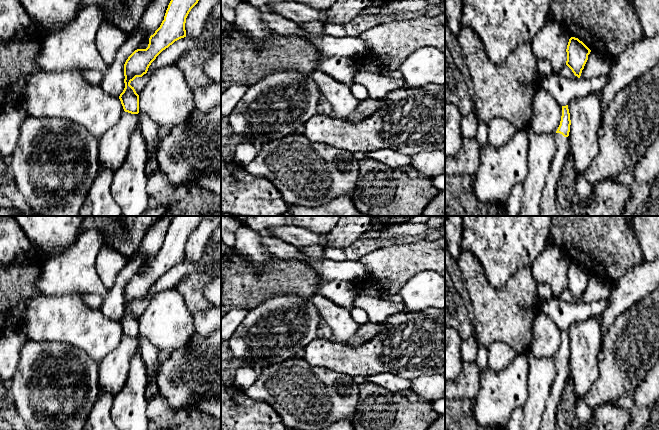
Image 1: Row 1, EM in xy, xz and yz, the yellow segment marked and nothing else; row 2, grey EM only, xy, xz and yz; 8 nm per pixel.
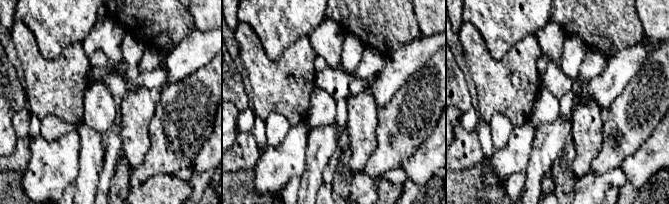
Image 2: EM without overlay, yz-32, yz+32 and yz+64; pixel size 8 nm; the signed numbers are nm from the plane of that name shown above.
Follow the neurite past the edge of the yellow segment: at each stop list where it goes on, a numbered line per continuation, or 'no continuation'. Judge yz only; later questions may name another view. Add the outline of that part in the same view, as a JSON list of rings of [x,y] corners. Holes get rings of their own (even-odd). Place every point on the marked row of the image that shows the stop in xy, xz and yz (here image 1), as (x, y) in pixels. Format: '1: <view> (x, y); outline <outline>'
1: yz (549, 204); outline [[[555,133],[555,141],[557,149],[551,164],[551,169],[547,174],[547,183],[543,190],[541,216],[561,216],[556,195],[556,186],[570,150],[568,137],[564,137],[560,133]]]

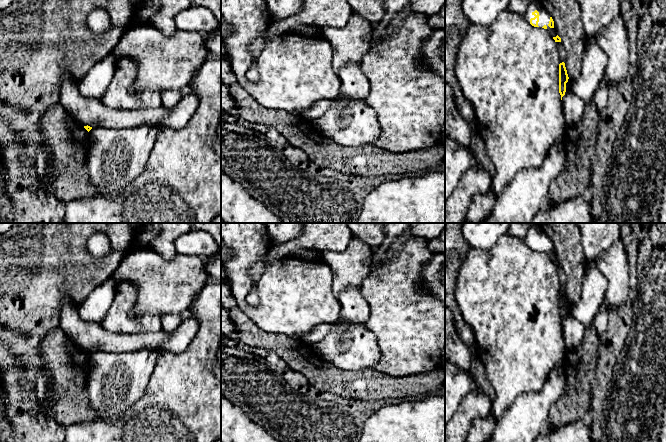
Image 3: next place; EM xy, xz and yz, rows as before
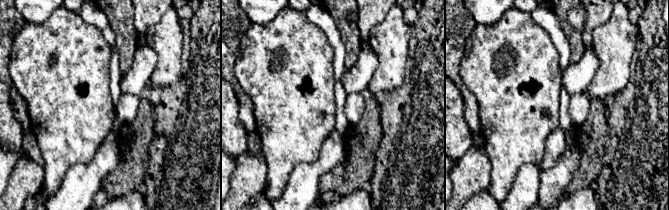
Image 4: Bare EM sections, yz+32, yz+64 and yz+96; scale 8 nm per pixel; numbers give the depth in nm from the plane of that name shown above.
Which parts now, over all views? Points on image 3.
1: yz (544, 18); outline [[[533,0],[528,3],[528,8],[526,12],[524,13],[524,18],[530,23],[530,19],[534,18],[535,16],[532,14],[535,10],[539,12],[539,22],[538,26],[539,28],[542,28],[544,25],[547,26],[547,29],[550,27],[548,26],[550,21],[550,14],[546,11],[546,9],[543,7],[540,0]]]

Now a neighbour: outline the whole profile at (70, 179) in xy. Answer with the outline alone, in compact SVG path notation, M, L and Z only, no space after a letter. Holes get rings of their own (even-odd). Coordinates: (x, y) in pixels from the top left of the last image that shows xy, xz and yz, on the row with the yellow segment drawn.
M60 103L48 107L41 114L39 124L44 151L42 192L66 204L97 195L87 166L89 132ZM47 147L53 152L51 173L47 171Z

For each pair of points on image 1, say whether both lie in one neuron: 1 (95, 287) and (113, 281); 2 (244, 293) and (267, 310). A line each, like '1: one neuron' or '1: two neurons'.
1: two neurons
2: two neurons

